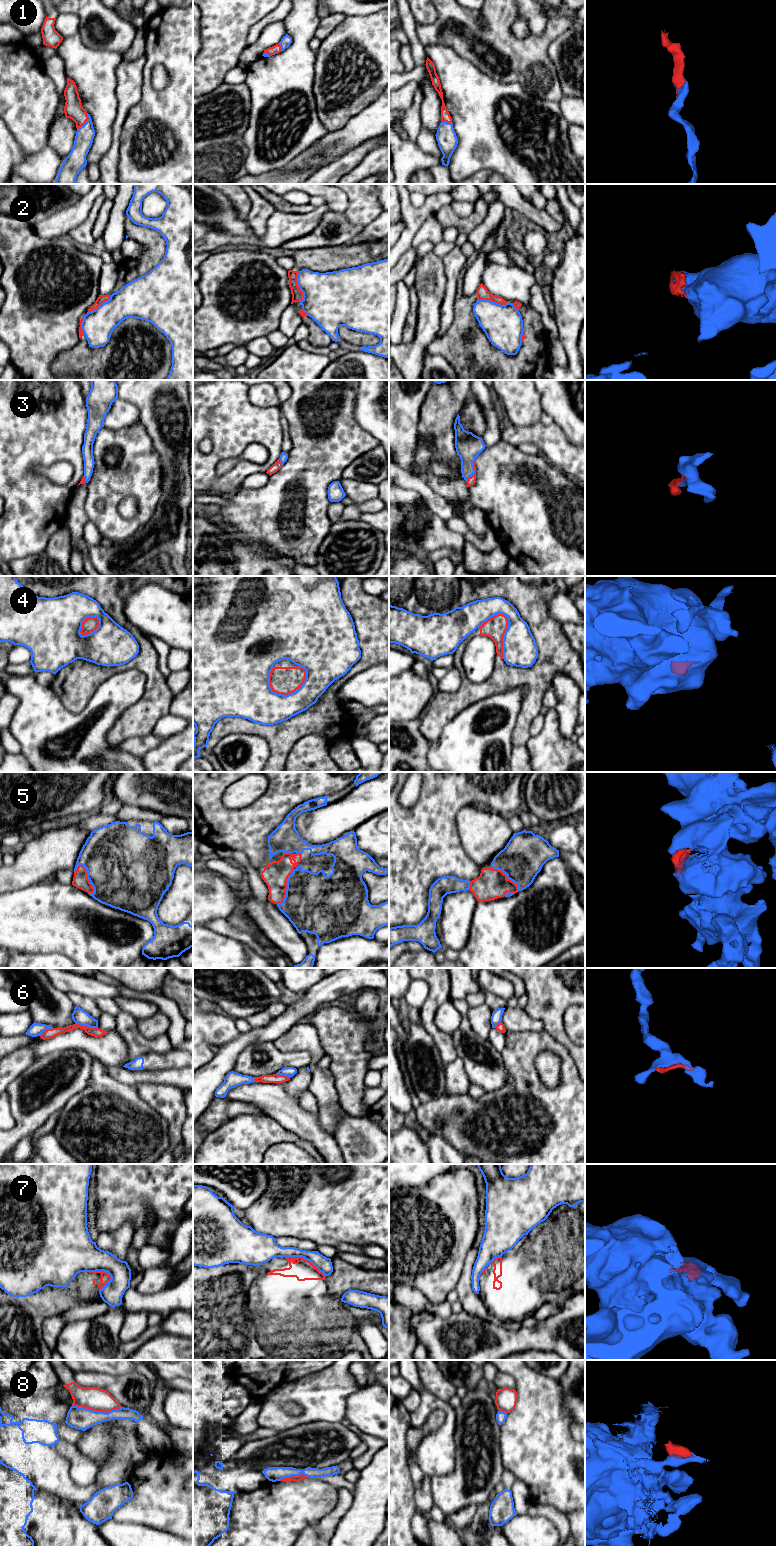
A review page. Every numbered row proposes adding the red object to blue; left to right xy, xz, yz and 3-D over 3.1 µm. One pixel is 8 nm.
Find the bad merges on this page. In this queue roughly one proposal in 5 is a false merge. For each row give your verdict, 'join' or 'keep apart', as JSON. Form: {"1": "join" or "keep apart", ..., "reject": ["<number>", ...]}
{"1": "join", "2": "keep apart", "3": "join", "4": "keep apart", "5": "join", "6": "join", "7": "keep apart", "8": "keep apart", "reject": ["2", "4", "7", "8"]}

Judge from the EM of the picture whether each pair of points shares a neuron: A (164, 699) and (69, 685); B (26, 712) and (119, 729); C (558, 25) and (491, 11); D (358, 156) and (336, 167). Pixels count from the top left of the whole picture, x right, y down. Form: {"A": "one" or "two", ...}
{"A": "one", "B": "two", "C": "one", "D": "one"}

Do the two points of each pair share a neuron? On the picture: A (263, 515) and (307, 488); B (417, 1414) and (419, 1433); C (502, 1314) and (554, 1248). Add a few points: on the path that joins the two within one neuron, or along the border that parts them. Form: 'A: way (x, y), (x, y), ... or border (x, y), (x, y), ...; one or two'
A: way (274, 515), (280, 515), (296, 499); one
B: border (434, 1410), (421, 1426), (410, 1426); two
C: way (509, 1298), (510, 1294), (540, 1264); one

